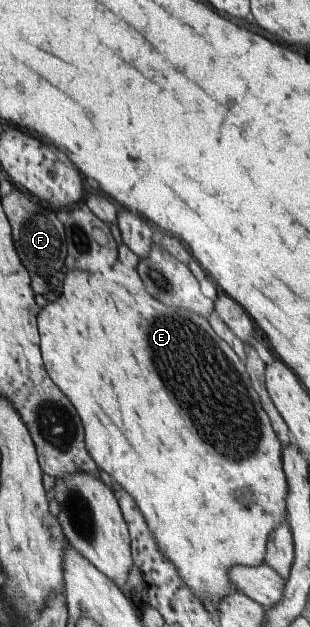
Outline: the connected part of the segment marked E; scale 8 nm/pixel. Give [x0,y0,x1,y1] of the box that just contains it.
[37,261,289,607]

